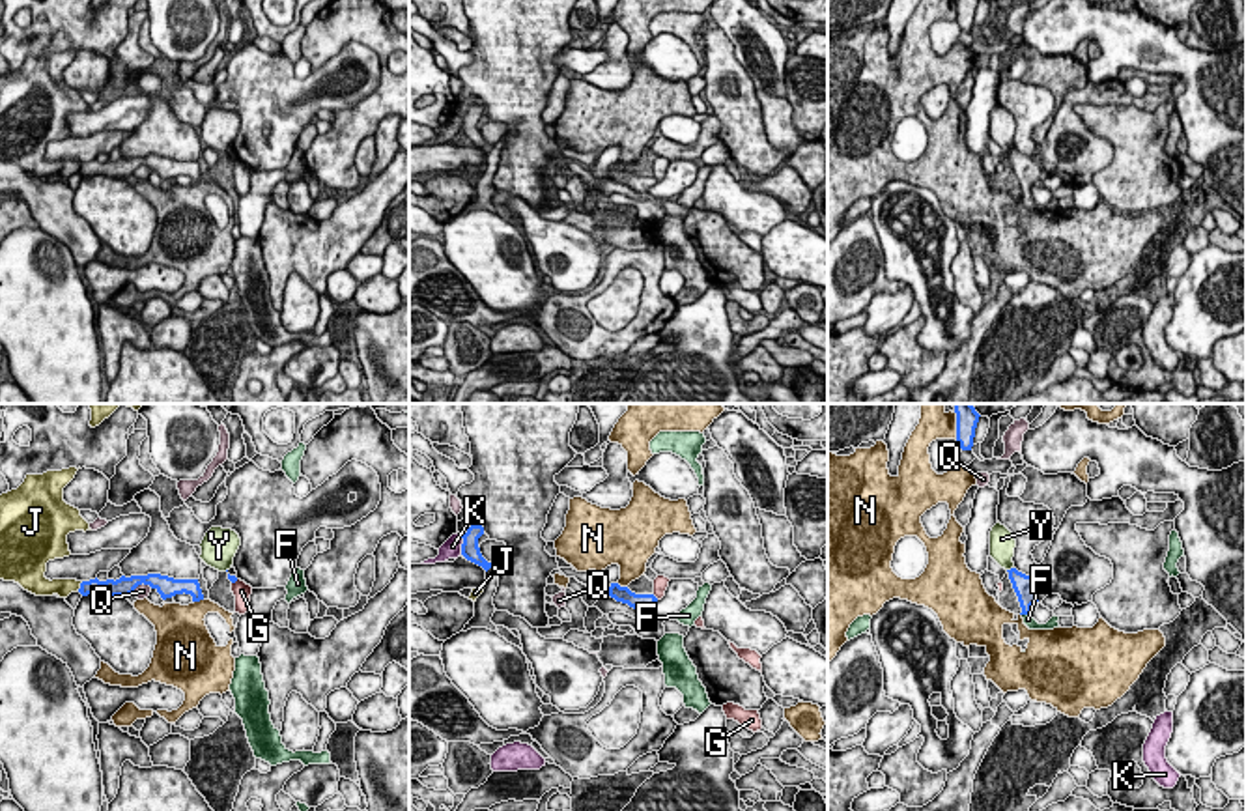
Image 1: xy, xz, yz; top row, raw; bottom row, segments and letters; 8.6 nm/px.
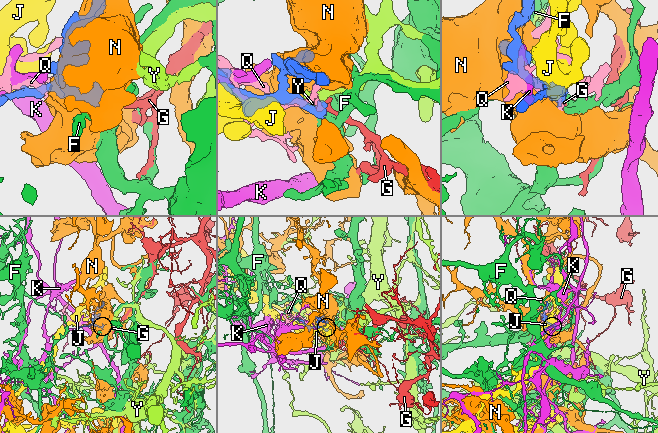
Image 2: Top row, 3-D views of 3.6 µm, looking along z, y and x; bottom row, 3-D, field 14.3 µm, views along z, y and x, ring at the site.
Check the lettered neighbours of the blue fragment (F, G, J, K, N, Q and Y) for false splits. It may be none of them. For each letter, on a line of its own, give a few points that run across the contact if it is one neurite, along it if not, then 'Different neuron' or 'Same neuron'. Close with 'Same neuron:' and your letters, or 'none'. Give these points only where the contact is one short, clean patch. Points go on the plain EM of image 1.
F: Line: yz (1026, 169), (1026, 195), (1028, 200). Same neuron
G: Line: xz (652, 176), (658, 180). Different neuron
J: Line: xy (83, 163), (77, 170). Different neuron
K: Line: xz (456, 114), (462, 120), (462, 135). Different neuron
N: Different neuron
Q: Line: xy (152, 169), (142, 165), (131, 174). Different neuron
Y: Line: yz (1013, 148), (1007, 152). Different neuron
Same neuron: F

